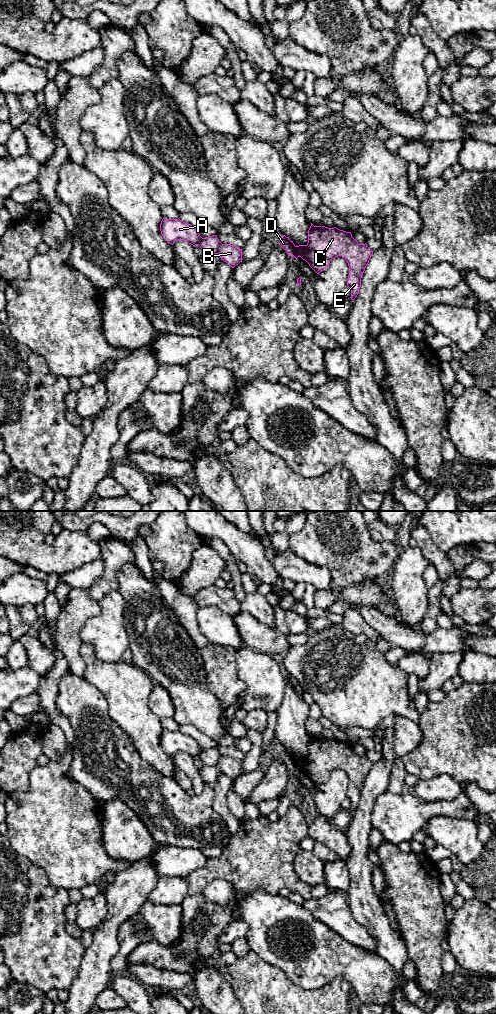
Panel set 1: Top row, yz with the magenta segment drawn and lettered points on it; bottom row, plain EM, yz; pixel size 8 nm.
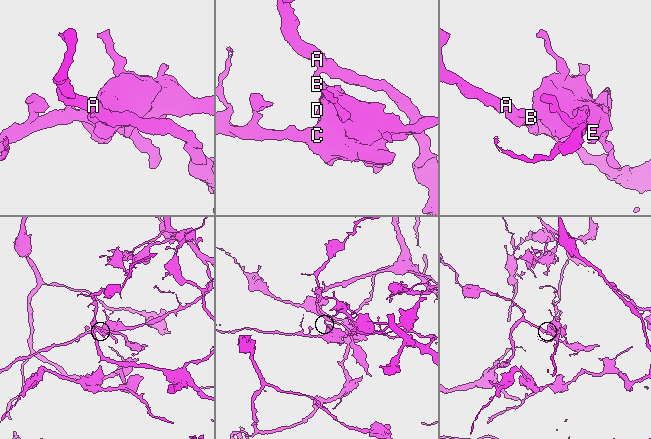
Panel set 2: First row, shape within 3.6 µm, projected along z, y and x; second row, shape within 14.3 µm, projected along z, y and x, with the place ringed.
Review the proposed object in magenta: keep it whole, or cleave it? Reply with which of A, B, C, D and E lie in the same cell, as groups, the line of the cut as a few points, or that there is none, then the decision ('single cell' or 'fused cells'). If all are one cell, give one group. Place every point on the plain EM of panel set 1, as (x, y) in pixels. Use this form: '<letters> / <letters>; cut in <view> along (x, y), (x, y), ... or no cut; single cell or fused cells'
A / B C D E; cut in yz along (221, 755), (217, 765); fused cells

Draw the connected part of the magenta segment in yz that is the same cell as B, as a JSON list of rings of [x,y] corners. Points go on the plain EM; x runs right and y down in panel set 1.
[[[221,756],[218,767],[232,780],[242,774],[242,761],[231,756]]]

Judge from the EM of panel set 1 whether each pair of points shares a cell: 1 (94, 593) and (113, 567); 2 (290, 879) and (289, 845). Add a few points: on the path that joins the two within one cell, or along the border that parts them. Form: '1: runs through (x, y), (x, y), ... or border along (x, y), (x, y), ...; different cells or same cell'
1: runs through (100, 587), (109, 578), (111, 573); same cell
2: runs through (287, 871), (287, 853); same cell

